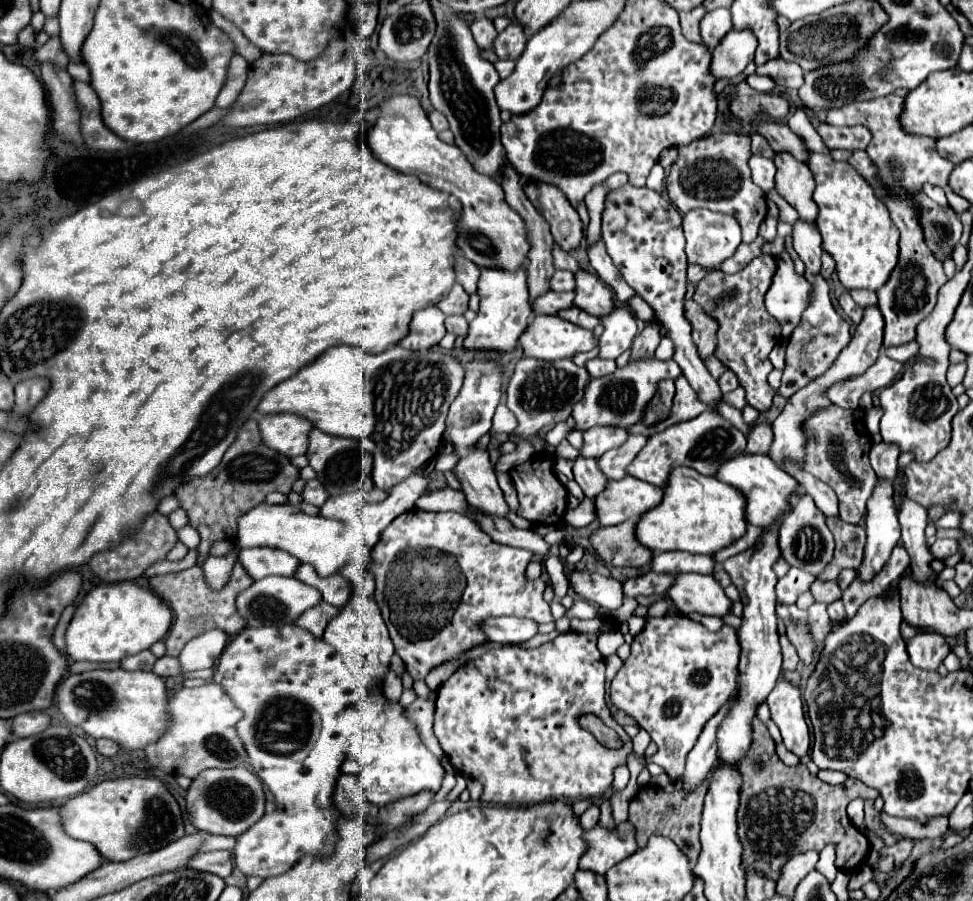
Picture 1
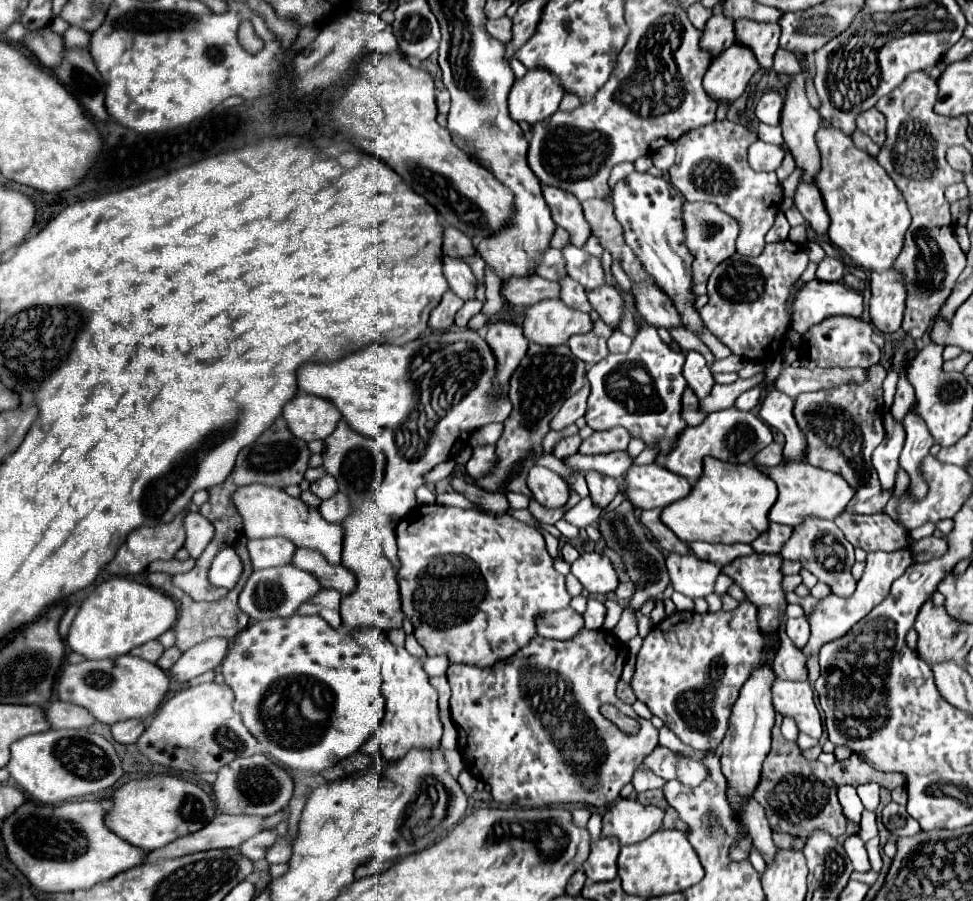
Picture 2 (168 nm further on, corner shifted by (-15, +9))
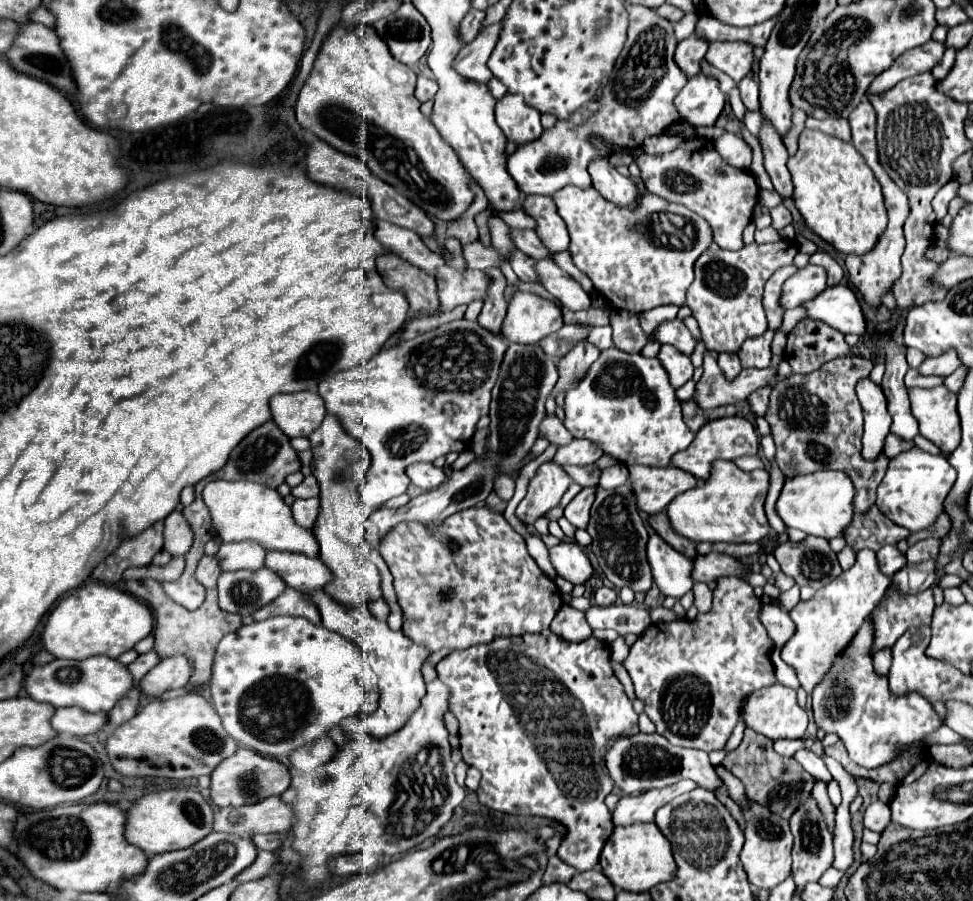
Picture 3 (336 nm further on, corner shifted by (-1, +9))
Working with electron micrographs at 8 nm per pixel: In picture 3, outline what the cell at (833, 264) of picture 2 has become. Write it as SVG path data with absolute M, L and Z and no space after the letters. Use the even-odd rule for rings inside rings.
M807 264L805 268L797 270L783 284L781 298L779 298L781 308L789 310L789 308L797 308L797 306L803 306L805 302L813 300L817 294L821 294L821 290L827 288L825 280L827 280L827 272L821 266Z

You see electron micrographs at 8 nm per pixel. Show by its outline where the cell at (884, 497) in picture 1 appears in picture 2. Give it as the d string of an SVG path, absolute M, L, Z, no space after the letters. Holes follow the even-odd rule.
M885 412L883 424L887 434L885 434L885 440L879 444L879 448L873 452L873 466L879 474L883 490L893 490L895 478L899 472L899 454L903 450L905 430L893 420L891 412Z

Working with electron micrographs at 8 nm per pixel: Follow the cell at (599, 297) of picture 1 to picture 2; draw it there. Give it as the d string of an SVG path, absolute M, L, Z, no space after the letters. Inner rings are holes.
M571 244L563 248L563 256L567 260L567 274L573 280L577 280L585 290L595 290L607 284L601 258L591 256L589 252L575 248Z

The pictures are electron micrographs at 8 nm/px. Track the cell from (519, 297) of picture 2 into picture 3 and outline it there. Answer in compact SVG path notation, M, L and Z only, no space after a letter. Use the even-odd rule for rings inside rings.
M443 264L435 270L439 298L441 298L441 312L453 310L459 304L469 304L473 300L485 300L489 278L481 270L465 270L457 272Z

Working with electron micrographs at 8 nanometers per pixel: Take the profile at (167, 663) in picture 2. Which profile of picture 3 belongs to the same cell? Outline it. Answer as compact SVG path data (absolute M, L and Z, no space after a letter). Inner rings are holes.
M147 652L147 654L141 654L135 662L131 662L127 668L129 668L129 672L131 672L131 676L133 676L133 682L135 682L135 686L139 684L139 680L155 666L159 662L159 656L157 656L157 652Z

